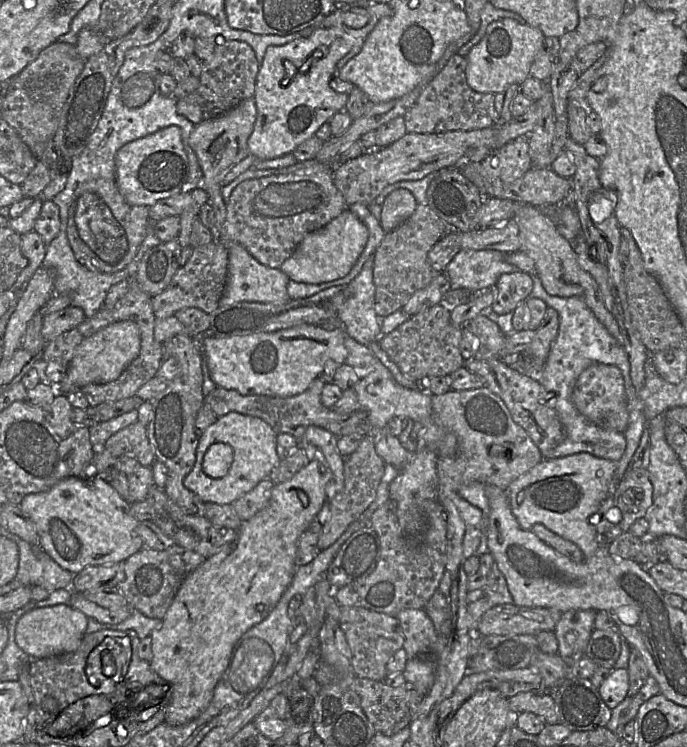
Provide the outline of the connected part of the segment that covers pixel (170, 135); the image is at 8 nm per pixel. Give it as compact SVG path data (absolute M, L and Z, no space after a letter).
M172 125L122 146L115 157L116 182L120 193L131 205L153 206L157 201L177 195L189 177L189 162L181 130Z

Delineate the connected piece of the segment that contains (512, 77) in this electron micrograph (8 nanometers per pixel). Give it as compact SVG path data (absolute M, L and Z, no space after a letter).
M502 18L491 22L482 39L466 55L465 76L468 85L480 93L500 93L510 85L520 85L530 76L530 67L541 51L545 36L540 30Z

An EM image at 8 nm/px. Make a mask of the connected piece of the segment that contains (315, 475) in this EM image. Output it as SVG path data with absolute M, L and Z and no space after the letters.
M319 456L309 461L291 479L274 485L267 506L242 523L235 542L206 558L184 579L162 623L150 634L153 654L150 667L171 686L164 722L172 726L184 725L207 708L241 636L269 615L291 584L297 568L295 558L299 536L325 503L326 486L331 478L330 469L324 458Z

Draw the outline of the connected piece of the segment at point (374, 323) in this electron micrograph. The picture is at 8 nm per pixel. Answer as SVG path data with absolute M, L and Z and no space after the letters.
M374 254L364 263L361 272L348 285L349 298L338 311L338 320L346 333L361 344L379 342L380 319L374 309Z

